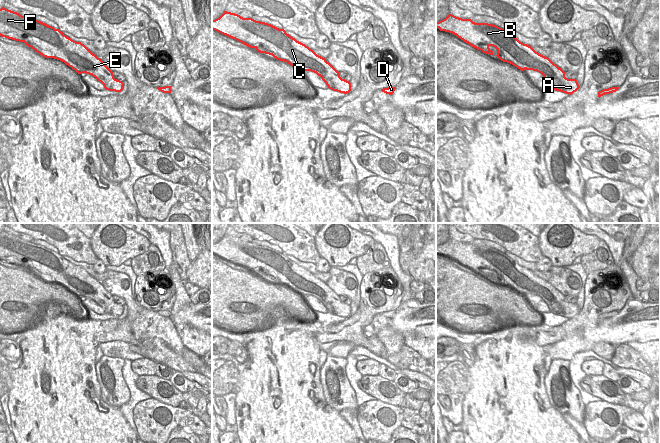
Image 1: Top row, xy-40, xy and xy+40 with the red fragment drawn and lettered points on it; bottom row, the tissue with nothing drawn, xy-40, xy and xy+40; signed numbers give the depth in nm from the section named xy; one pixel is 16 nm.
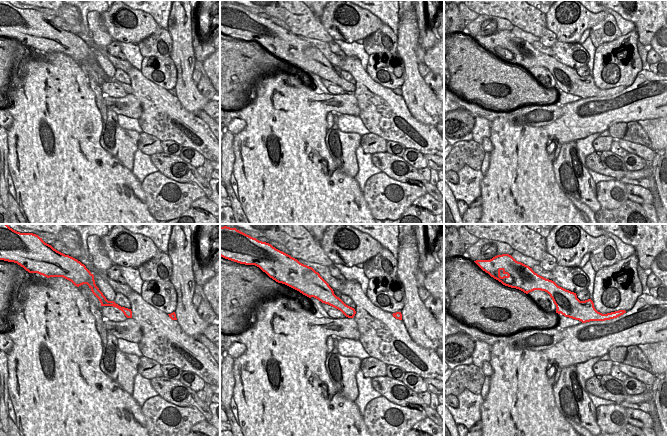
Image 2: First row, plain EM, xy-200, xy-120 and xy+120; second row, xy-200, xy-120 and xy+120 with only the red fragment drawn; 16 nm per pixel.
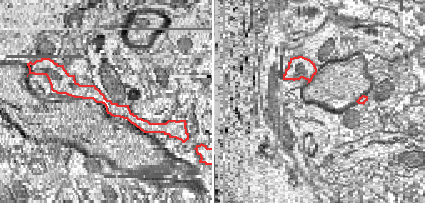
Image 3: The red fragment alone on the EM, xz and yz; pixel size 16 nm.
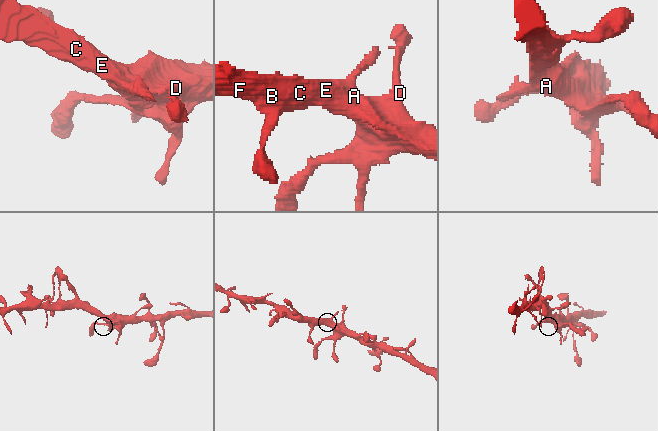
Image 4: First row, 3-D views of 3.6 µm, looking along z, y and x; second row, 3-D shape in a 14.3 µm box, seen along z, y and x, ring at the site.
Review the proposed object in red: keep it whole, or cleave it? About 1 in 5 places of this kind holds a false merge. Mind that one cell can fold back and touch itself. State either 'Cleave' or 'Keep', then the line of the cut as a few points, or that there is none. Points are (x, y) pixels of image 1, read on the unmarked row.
Keep. No split

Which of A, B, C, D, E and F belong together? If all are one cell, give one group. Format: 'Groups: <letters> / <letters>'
Groups: A B C D E F

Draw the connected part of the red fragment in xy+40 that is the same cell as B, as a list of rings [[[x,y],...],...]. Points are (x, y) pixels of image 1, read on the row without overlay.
[[[449,238],[436,246],[436,252],[456,259],[470,270],[483,277],[493,279],[489,272],[497,273],[497,281],[524,295],[533,294],[541,297],[551,313],[566,318],[573,318],[580,310],[576,303],[568,303],[565,296],[548,281],[536,276],[531,270],[520,266],[505,253],[488,247],[475,247],[471,243],[462,243]]]

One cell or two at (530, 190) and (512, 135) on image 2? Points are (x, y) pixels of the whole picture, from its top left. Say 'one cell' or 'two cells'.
one cell

